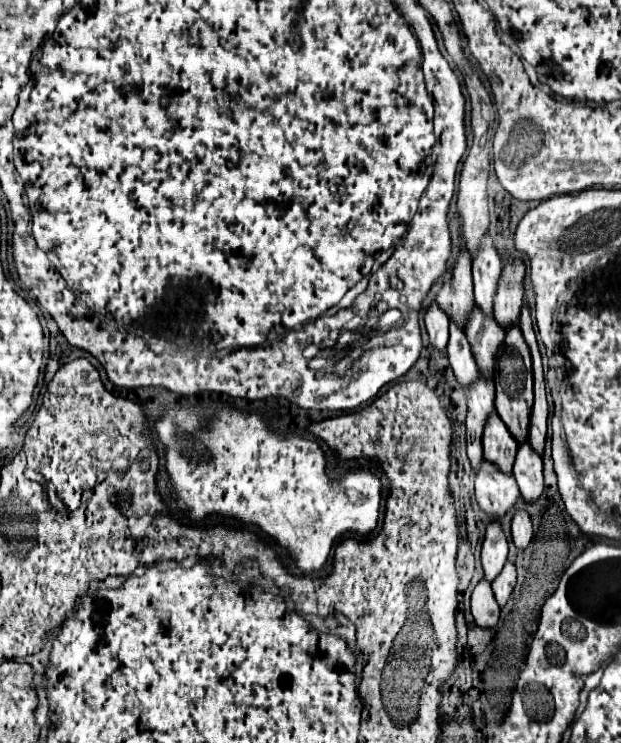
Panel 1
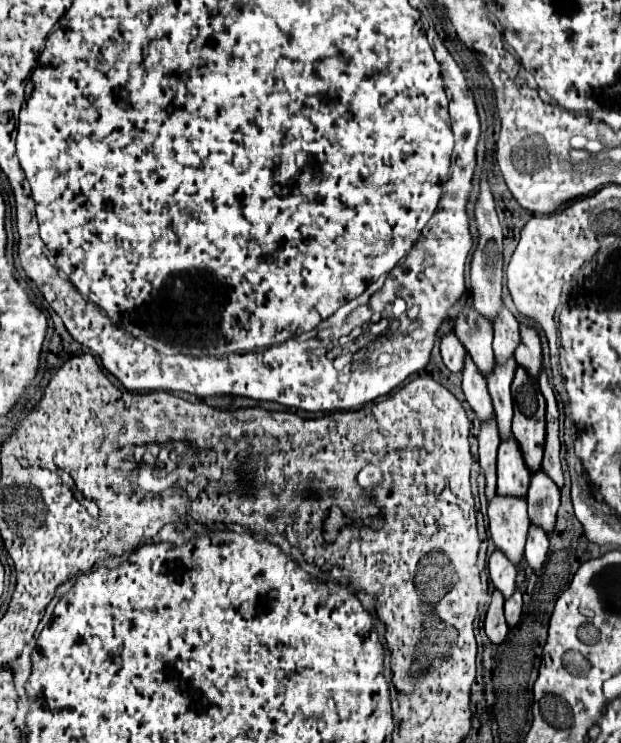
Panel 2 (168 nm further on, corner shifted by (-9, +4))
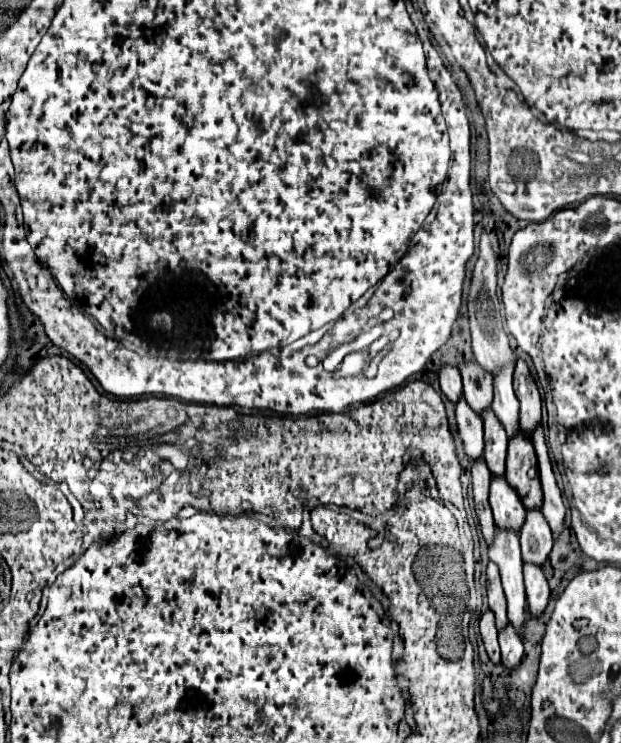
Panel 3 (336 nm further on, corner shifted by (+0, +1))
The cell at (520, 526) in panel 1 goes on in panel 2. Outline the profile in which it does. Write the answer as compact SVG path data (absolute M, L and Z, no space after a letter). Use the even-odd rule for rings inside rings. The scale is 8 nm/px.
M530 527L528 541L526 541L526 563L534 569L534 573L540 573L548 559L548 537L538 527Z

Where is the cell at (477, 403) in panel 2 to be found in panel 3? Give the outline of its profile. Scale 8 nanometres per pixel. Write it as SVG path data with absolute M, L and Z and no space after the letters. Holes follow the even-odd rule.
M461 396L455 404L457 424L459 424L459 436L463 440L465 454L471 458L477 458L483 454L483 420L477 416L477 412L465 402Z

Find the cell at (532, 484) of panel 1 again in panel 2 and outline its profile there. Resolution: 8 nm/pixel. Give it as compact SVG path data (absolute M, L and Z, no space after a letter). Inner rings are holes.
M544 471L532 473L526 501L528 501L528 515L532 525L540 527L550 537L554 531L556 513L560 507L560 491L552 483L552 479L546 477Z

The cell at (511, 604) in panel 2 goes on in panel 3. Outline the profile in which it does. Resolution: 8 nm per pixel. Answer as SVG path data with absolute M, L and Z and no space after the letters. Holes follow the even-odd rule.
M507 624L499 632L499 644L501 644L501 662L507 668L515 668L523 656L523 642L517 630L513 628L513 624Z

